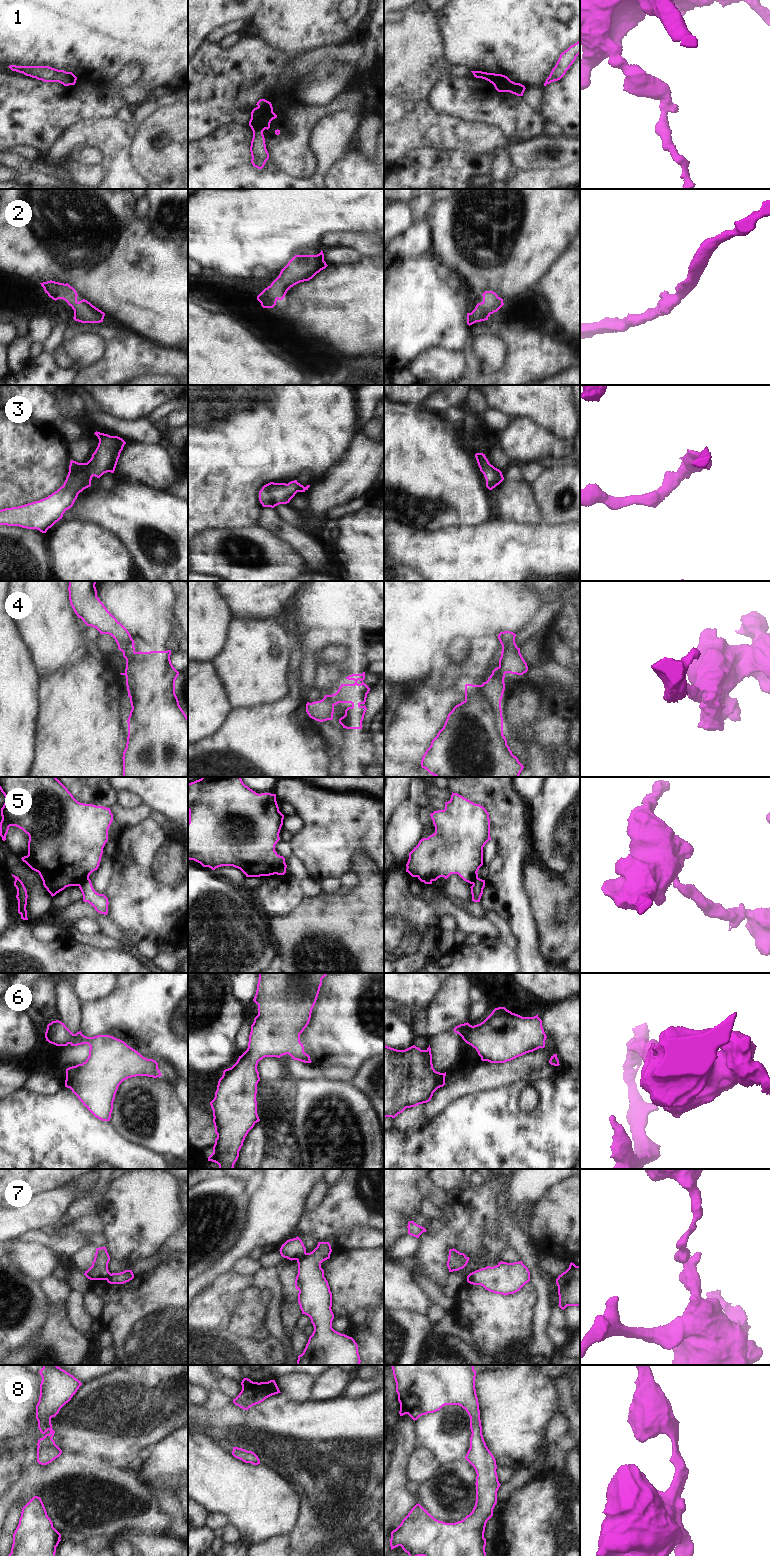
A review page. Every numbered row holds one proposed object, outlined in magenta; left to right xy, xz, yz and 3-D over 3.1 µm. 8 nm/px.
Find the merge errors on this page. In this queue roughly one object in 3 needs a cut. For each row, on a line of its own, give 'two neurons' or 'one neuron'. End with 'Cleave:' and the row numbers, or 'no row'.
1: two neurons
2: one neuron
3: one neuron
4: one neuron
5: two neurons
6: one neuron
7: two neurons
8: one neuron
Cleave: 1, 5, 7

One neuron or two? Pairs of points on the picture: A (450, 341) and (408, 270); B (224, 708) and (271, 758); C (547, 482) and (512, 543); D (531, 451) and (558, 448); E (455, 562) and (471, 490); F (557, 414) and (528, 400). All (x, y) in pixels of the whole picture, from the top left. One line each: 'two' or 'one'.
A: one
B: two
C: two
D: one
E: two
F: one

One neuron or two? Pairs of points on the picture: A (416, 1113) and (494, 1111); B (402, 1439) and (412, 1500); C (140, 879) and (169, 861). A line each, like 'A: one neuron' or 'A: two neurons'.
A: two neurons
B: one neuron
C: two neurons

